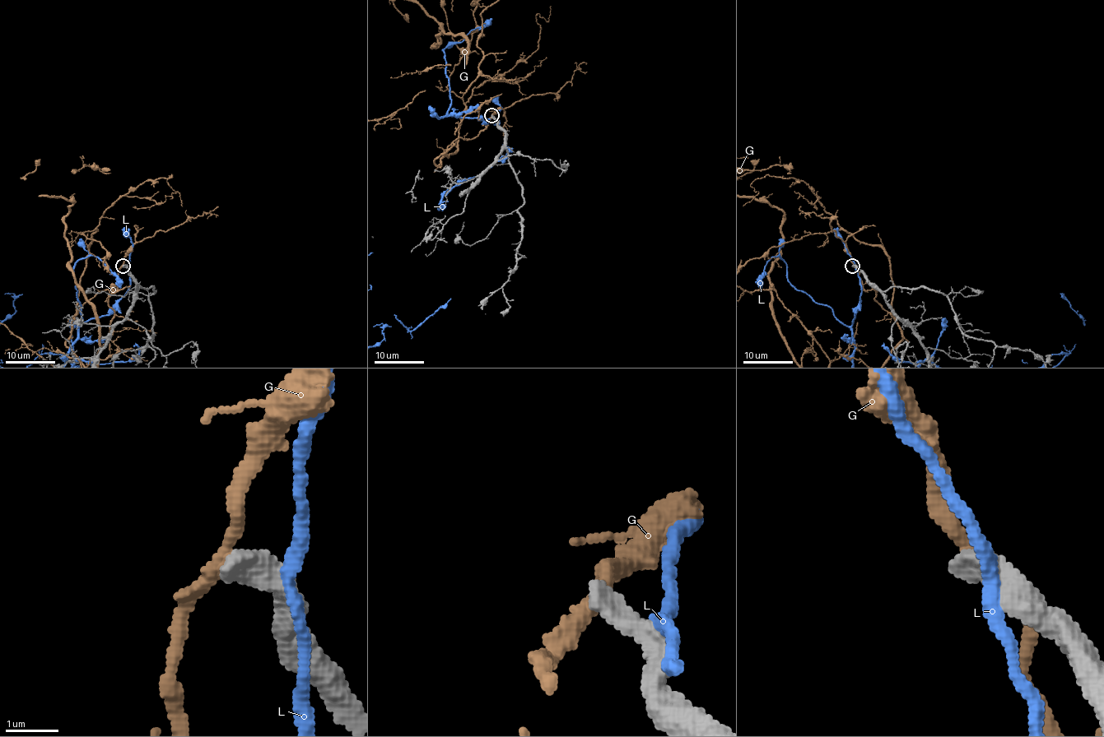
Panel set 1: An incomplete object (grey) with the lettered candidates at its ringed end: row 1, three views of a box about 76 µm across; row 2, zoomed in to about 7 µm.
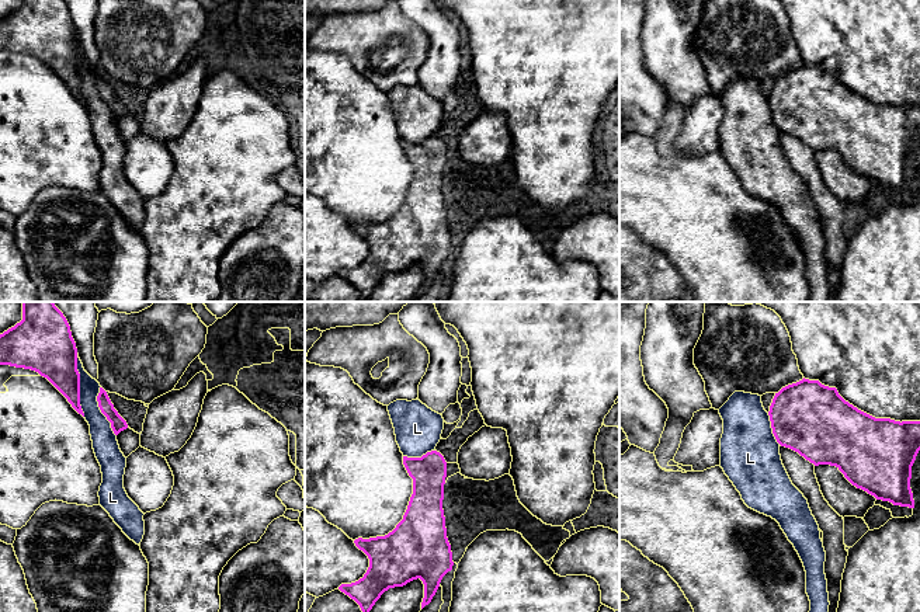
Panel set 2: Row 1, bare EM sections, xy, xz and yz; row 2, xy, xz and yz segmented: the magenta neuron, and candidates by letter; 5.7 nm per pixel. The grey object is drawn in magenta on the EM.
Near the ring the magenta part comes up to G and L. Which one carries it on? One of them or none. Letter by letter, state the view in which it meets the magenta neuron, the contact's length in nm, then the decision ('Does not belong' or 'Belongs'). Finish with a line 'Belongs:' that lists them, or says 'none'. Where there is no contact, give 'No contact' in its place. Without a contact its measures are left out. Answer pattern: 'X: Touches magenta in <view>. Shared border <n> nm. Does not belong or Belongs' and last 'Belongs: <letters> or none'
G: No contact. Does not belong
L: Touches magenta in xy. Shared border 360 nm. Does not belong
Belongs: none

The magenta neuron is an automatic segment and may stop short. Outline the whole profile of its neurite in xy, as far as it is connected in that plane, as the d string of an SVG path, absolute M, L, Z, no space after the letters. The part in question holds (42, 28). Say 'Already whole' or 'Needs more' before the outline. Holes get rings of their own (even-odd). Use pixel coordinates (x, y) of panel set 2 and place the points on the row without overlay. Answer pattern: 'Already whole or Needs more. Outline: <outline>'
Already whole. Outline: M22 0L20 8L0 20L0 51L38 58L84 102L77 34L63 0Z

